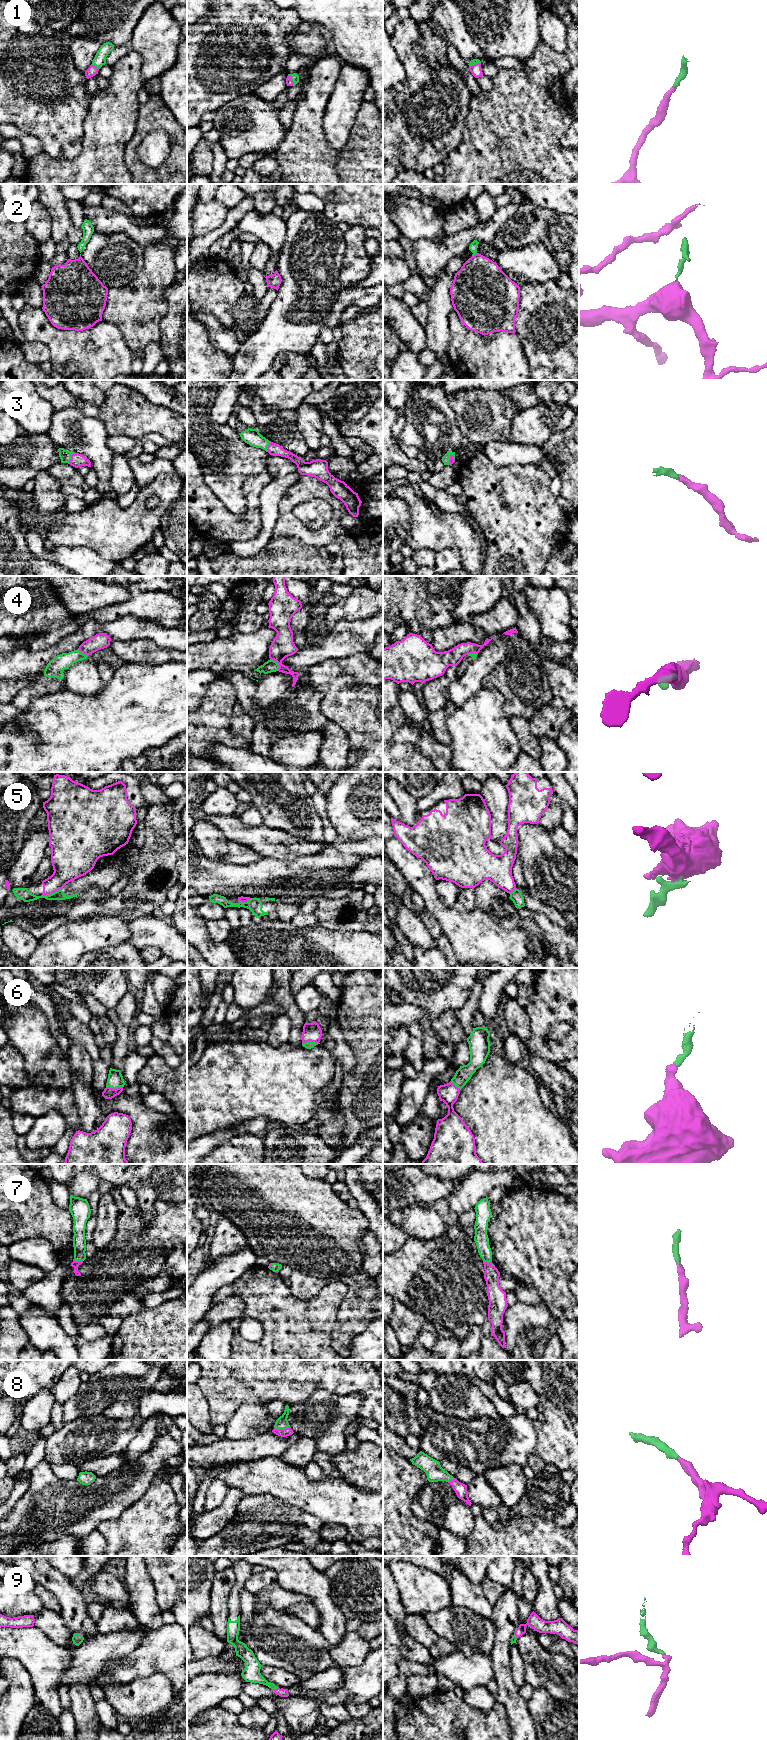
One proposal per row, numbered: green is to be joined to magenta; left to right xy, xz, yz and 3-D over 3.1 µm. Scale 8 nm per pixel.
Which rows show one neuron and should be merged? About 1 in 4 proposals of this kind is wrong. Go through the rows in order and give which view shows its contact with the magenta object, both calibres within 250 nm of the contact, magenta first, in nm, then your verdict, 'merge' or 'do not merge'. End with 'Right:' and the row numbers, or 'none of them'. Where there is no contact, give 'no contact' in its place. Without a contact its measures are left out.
1: contact in xy; calibres 80 and 100 nm; merge
2: contact in yz; calibres 400 and 70 nm; merge
3: contact in xy; calibres 110 and 90 nm; merge
4: contact in xz; calibres 190 and 100 nm; do not merge
5: contact in xy; calibres 220 and 100 nm; do not merge
6: contact in xy; calibres 90 and 130 nm; merge
7: contact in xy; calibres 60 and 110 nm; merge
8: contact in xz; calibres 70 and 100 nm; merge
9: contact in xz; calibres 70 and 140 nm; merge
Right: 1, 2, 3, 6, 7, 8, 9

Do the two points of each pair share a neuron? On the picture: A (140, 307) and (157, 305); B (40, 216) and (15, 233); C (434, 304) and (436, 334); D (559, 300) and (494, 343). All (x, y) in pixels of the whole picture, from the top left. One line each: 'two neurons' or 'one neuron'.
A: one neuron
B: two neurons
C: one neuron
D: two neurons

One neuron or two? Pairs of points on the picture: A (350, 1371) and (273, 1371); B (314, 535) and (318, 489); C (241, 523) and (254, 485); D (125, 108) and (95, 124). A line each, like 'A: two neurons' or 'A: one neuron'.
A: one neuron
B: one neuron
C: one neuron
D: one neuron

